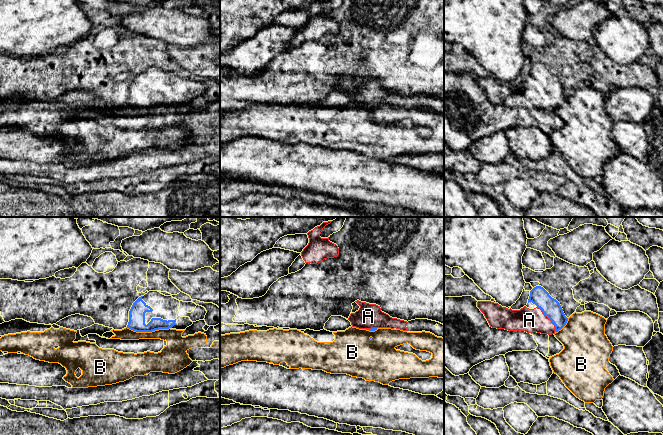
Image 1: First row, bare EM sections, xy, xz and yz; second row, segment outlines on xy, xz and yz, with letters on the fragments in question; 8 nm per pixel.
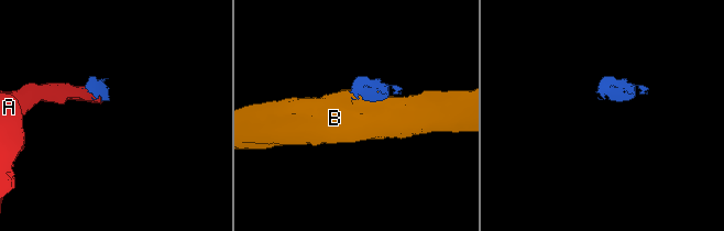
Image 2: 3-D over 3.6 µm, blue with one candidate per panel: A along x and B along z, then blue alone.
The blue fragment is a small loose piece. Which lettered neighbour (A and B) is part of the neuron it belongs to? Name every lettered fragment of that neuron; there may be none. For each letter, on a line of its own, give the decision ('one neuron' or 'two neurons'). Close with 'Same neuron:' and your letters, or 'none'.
A: one neuron
B: two neurons
Same neuron: A

